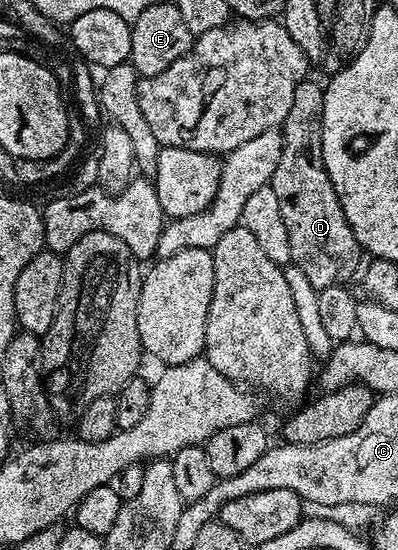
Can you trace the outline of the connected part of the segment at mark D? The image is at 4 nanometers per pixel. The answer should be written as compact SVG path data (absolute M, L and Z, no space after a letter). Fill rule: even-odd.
M307 80L296 88L296 96L292 100L292 108L288 108L288 116L282 130L280 164L276 164L276 172L270 181L272 192L276 192L280 200L280 216L284 216L284 228L288 228L288 240L292 243L291 263L305 273L312 288L317 291L349 283L349 278L354 273L359 273L364 262L362 246L356 240L354 230L344 216L344 208L340 204L336 188L324 168L322 121L325 95L326 91L321 81L318 83Z

